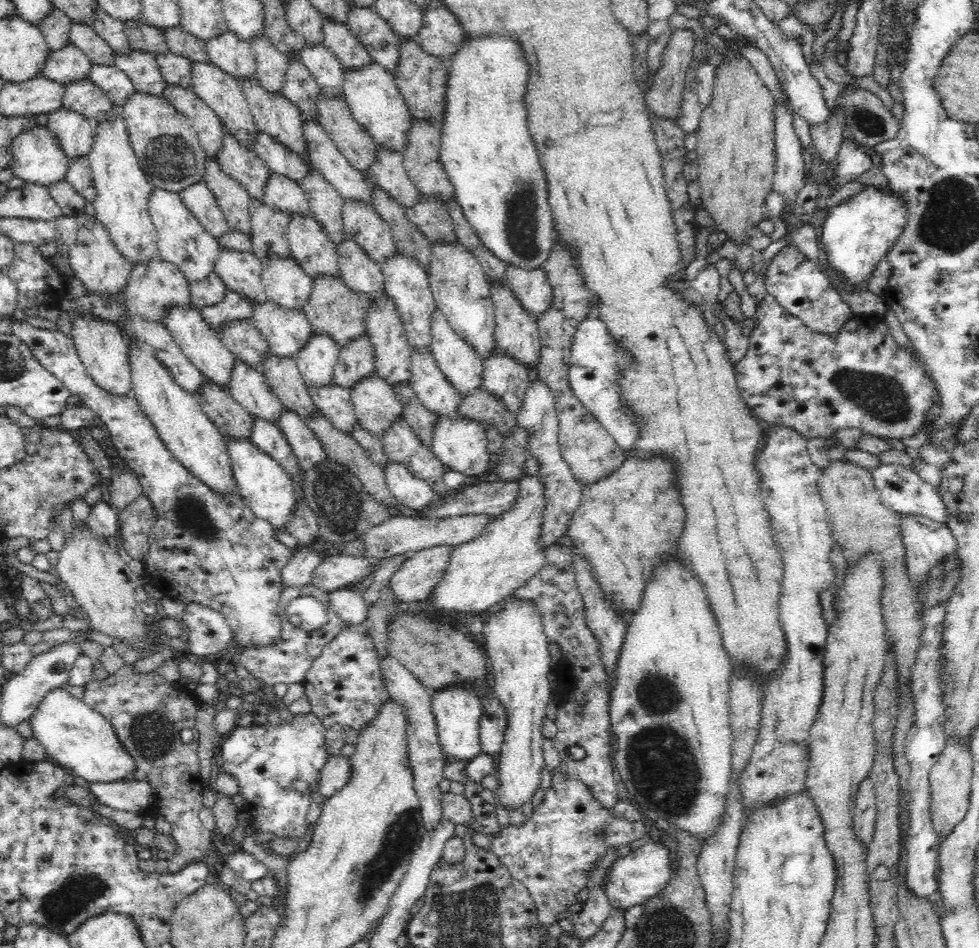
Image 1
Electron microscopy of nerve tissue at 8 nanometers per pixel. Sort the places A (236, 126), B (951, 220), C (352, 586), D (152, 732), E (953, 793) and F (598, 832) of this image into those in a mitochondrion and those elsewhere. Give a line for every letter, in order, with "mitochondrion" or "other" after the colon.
A: other
B: mitochondrion
C: other
D: mitochondrion
E: other
F: mitochondrion

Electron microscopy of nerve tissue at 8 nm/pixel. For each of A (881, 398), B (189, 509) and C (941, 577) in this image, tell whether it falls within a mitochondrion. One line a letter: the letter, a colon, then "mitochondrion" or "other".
A: mitochondrion
B: mitochondrion
C: mitochondrion

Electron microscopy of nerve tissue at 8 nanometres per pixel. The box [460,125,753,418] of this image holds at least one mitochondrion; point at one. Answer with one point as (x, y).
(521, 210)

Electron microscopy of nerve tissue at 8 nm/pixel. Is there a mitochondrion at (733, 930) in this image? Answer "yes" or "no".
no

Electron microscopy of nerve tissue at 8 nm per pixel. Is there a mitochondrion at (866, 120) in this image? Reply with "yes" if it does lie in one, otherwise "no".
yes

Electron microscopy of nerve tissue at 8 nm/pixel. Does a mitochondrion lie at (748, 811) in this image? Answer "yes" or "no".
no

